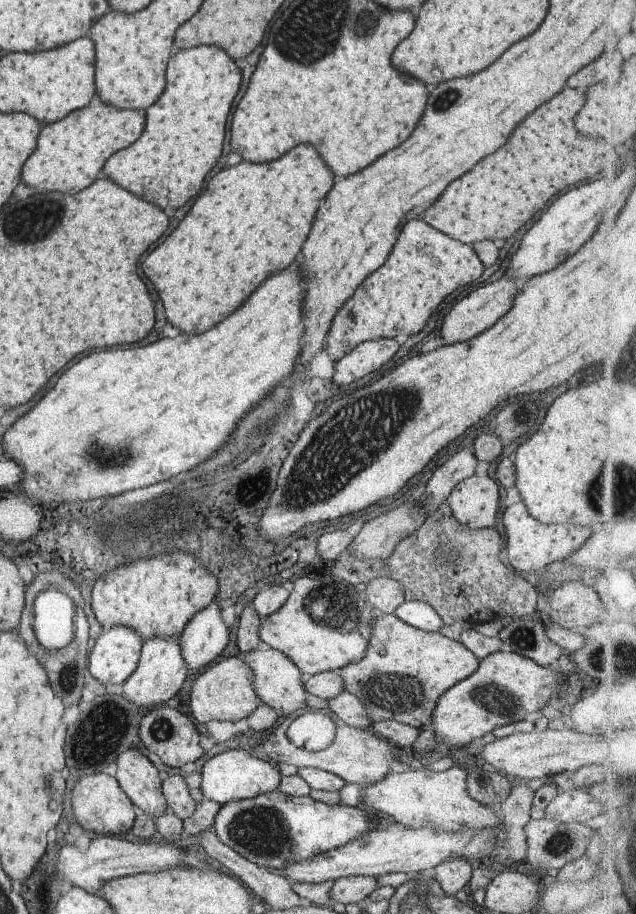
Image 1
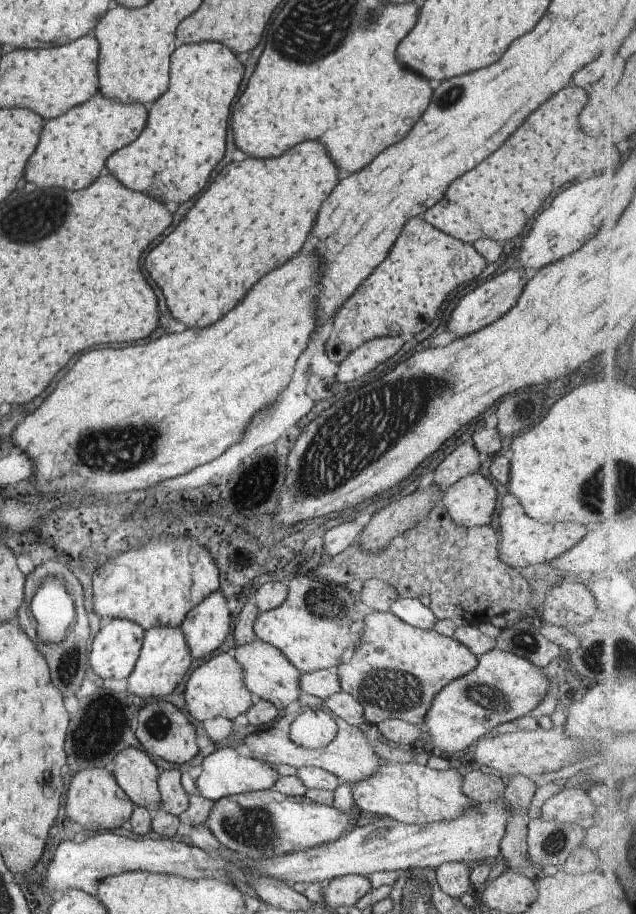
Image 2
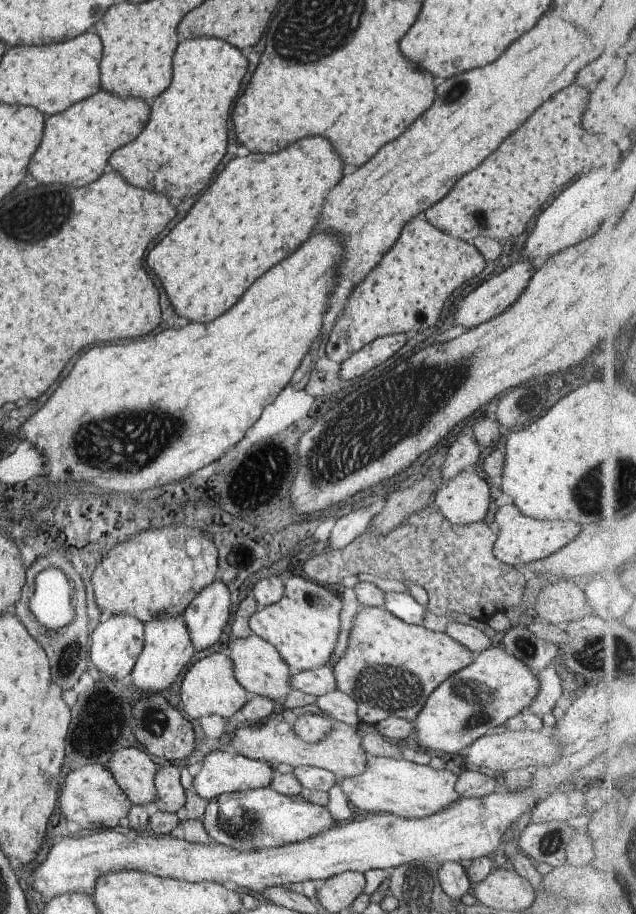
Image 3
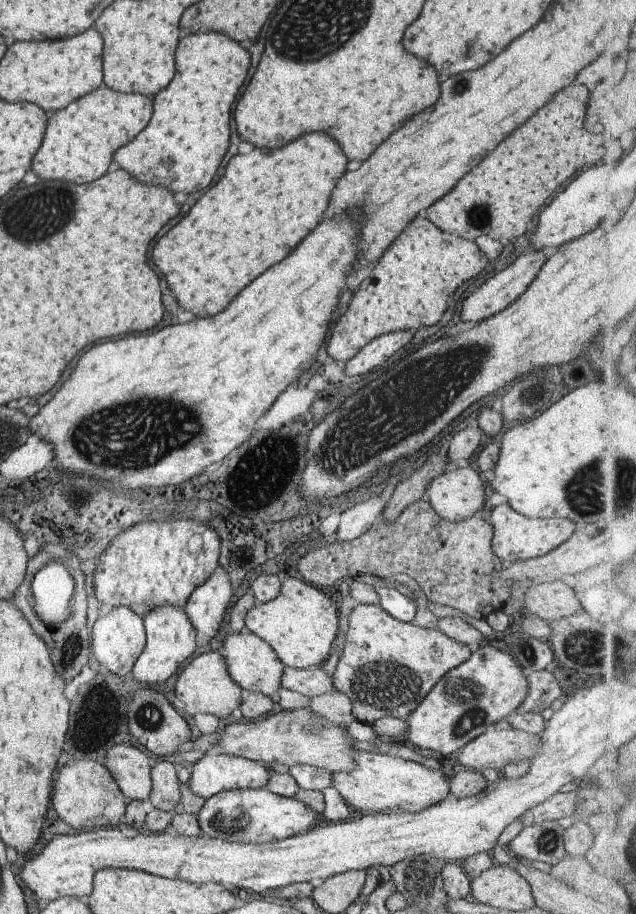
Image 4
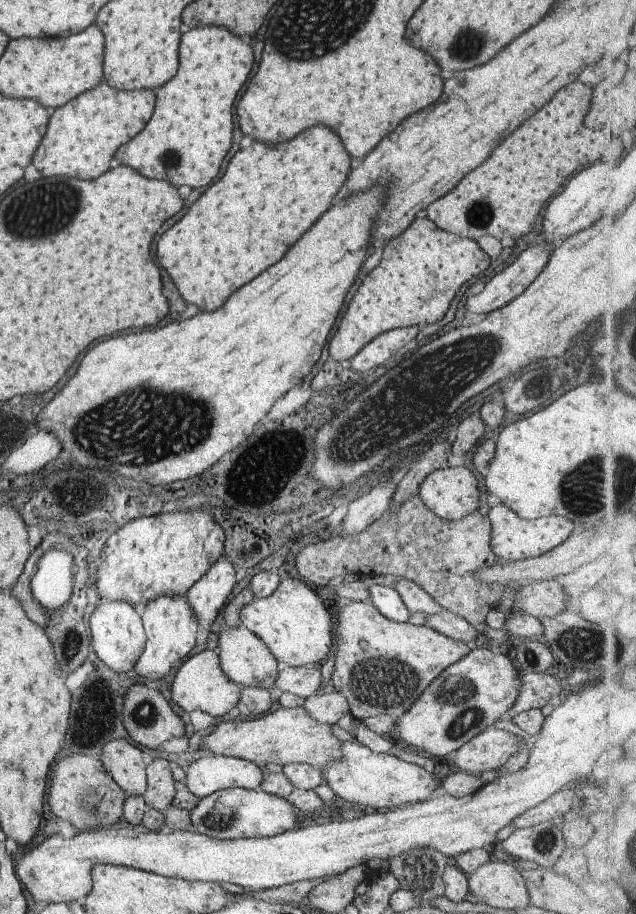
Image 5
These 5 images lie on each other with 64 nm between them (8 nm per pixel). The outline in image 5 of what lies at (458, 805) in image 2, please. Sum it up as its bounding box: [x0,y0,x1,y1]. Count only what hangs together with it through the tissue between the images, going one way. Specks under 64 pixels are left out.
[321,742,442,811]

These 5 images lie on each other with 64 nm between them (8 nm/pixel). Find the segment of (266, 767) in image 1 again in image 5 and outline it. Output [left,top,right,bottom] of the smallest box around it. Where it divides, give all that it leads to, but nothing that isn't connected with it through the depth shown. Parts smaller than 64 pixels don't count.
[184,754,266,800]

